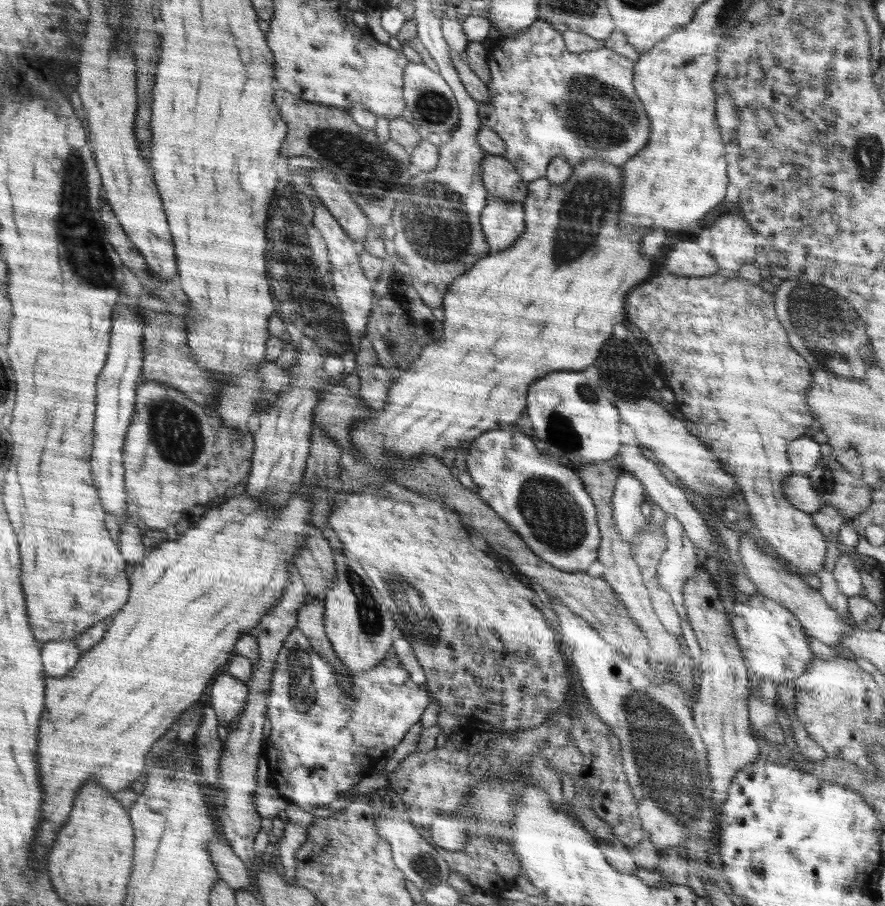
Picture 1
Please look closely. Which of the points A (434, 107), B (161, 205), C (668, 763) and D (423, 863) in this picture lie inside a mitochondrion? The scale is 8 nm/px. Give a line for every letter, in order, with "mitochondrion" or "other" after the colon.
A: mitochondrion
B: other
C: mitochondrion
D: mitochondrion

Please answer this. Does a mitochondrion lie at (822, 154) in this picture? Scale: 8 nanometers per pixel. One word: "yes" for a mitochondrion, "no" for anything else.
no

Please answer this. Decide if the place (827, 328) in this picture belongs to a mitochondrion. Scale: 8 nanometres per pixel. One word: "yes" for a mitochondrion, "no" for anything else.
yes

